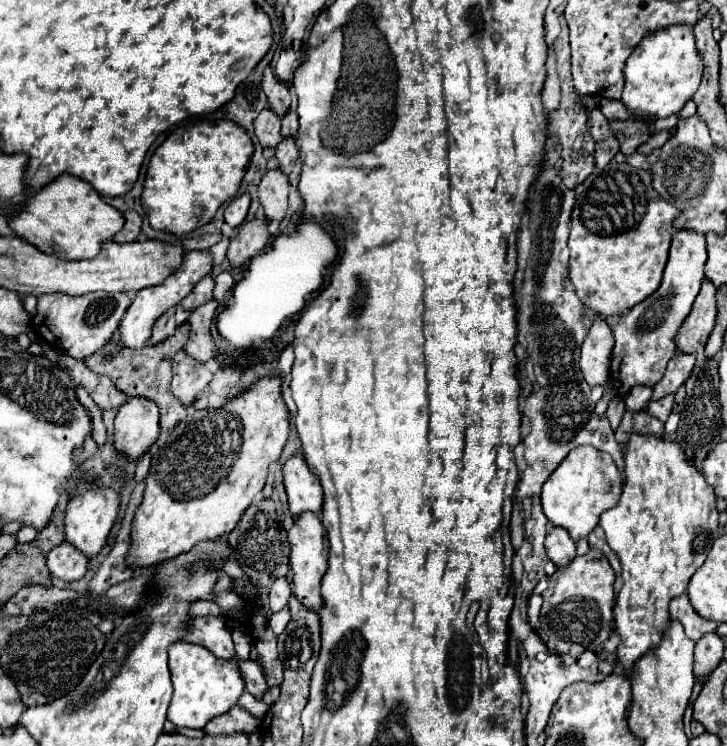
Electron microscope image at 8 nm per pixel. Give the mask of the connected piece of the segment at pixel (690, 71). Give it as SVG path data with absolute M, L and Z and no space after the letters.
M675 24L675 28L663 28L659 32L647 34L639 48L627 58L625 64L625 90L623 104L629 112L643 118L667 118L669 114L677 114L687 100L691 100L693 92L699 88L703 76L703 60L695 48L693 26Z

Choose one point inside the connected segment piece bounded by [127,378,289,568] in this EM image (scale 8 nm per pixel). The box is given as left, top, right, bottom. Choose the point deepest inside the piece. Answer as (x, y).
(207, 472)

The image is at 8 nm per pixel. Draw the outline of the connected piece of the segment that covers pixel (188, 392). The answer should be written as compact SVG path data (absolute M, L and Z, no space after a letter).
M179 350L177 354L179 356L173 358L173 382L171 382L171 390L173 390L173 396L179 398L181 404L185 404L187 408L191 408L193 402L209 386L213 374L207 370L205 364L193 362L185 354L185 350Z

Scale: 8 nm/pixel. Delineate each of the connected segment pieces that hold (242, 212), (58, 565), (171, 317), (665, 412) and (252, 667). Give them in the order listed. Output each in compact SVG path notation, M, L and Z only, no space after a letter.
M241 194L235 200L231 200L231 204L225 208L225 222L231 228L241 226L247 216L247 210L249 210L249 194Z
M61 542L47 556L49 572L65 582L83 578L87 572L87 562L89 562L89 558L83 556L83 552L79 552L69 542Z
M175 308L167 310L167 314L163 314L157 322L155 328L151 330L151 338L147 340L149 346L155 346L159 342L163 342L167 336L171 336L175 332Z
M665 396L665 398L657 400L657 402L651 402L649 408L647 408L647 412L649 412L653 418L659 418L661 422L665 422L667 416L671 414L671 408L673 408L673 396Z
M247 660L240 663L240 672L241 676L243 676L243 682L245 682L245 688L255 698L261 698L263 692L267 690L267 684L265 684L261 668L253 660Z

